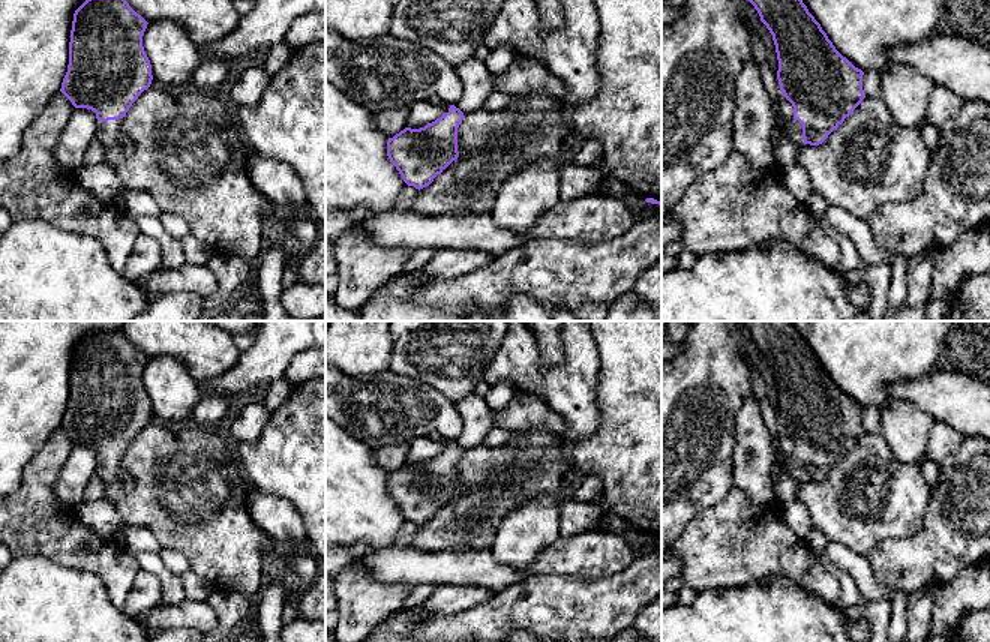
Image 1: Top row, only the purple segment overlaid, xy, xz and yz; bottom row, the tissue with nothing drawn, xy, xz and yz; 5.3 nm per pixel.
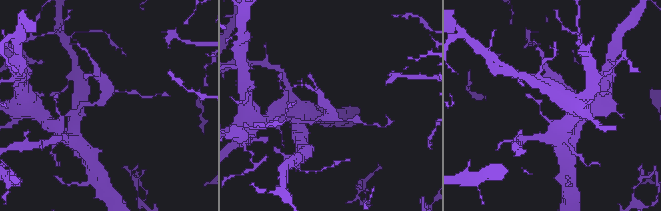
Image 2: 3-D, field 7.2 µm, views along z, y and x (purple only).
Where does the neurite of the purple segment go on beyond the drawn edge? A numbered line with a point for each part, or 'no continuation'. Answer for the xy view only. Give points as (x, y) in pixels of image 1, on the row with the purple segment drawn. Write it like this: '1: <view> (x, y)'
1: xy (108, 131)

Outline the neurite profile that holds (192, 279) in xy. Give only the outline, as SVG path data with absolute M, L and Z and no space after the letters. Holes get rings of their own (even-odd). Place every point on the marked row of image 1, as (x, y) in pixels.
M184 262L178 268L154 270L136 282L154 297L170 292L186 292L200 297L210 297L218 290L214 273L207 266Z

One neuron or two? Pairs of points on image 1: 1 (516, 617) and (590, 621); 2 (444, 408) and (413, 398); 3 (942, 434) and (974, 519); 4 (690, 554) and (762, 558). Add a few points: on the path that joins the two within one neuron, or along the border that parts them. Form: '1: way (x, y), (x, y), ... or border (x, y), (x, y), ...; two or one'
1: way (534, 617), (572, 617); one
2: way (437, 408), (423, 408), (420, 405); one
3: border (965, 438), (939, 464); two
4: way (708, 554), (744, 554); one

